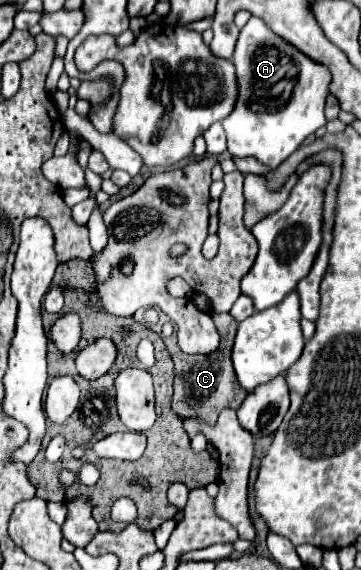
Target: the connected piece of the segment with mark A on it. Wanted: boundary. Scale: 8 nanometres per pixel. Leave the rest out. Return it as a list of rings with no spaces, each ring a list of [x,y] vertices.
[[[250,17],[240,31],[232,63],[236,67],[240,97],[234,103],[234,111],[222,121],[228,133],[228,151],[236,157],[250,155],[270,167],[278,167],[308,135],[326,125],[324,107],[332,81],[330,69],[314,63],[314,59],[302,55],[280,35],[274,35],[260,17]]]

